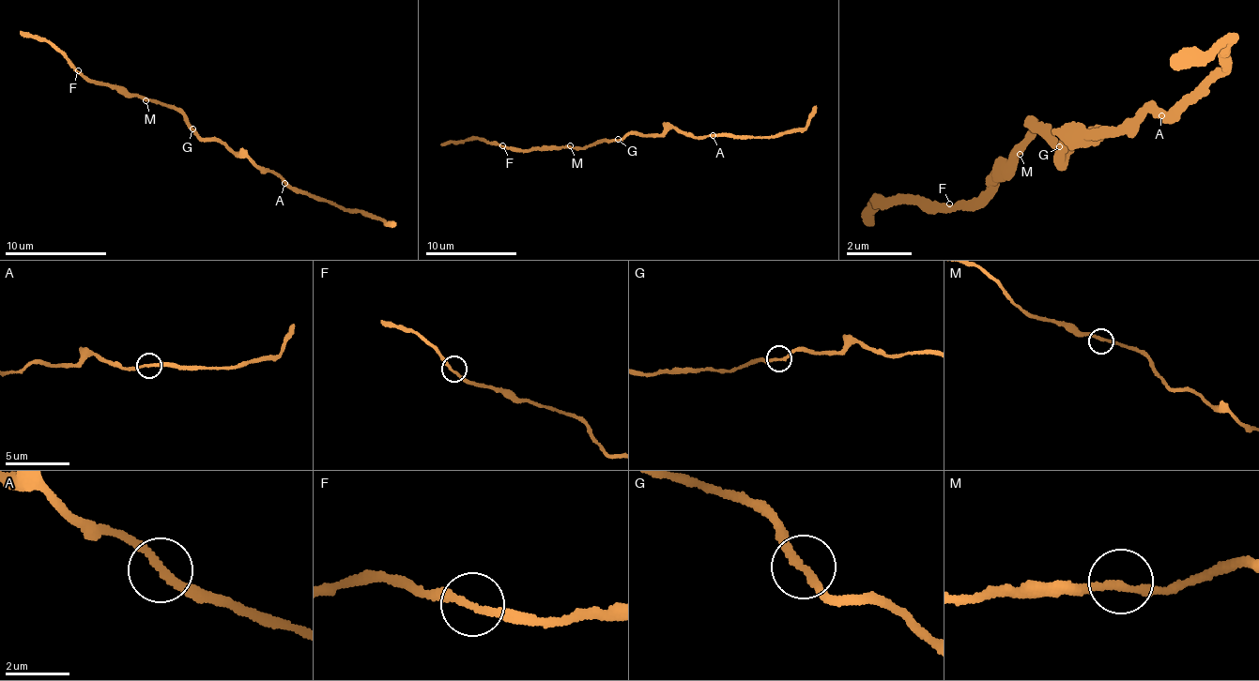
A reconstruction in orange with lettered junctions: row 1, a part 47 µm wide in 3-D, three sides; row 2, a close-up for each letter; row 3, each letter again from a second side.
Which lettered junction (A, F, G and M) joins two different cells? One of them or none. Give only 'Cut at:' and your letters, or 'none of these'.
Cut at: none of these

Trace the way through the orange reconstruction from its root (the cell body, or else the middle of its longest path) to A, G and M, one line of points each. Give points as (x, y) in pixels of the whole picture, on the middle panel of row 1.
A: (632, 131), (654, 136), (662, 135), (670, 127), (692, 135), (712, 136)
G: (632, 131), (618, 139)
M: (632, 131), (623, 138), (595, 143), (588, 147), (570, 145)

